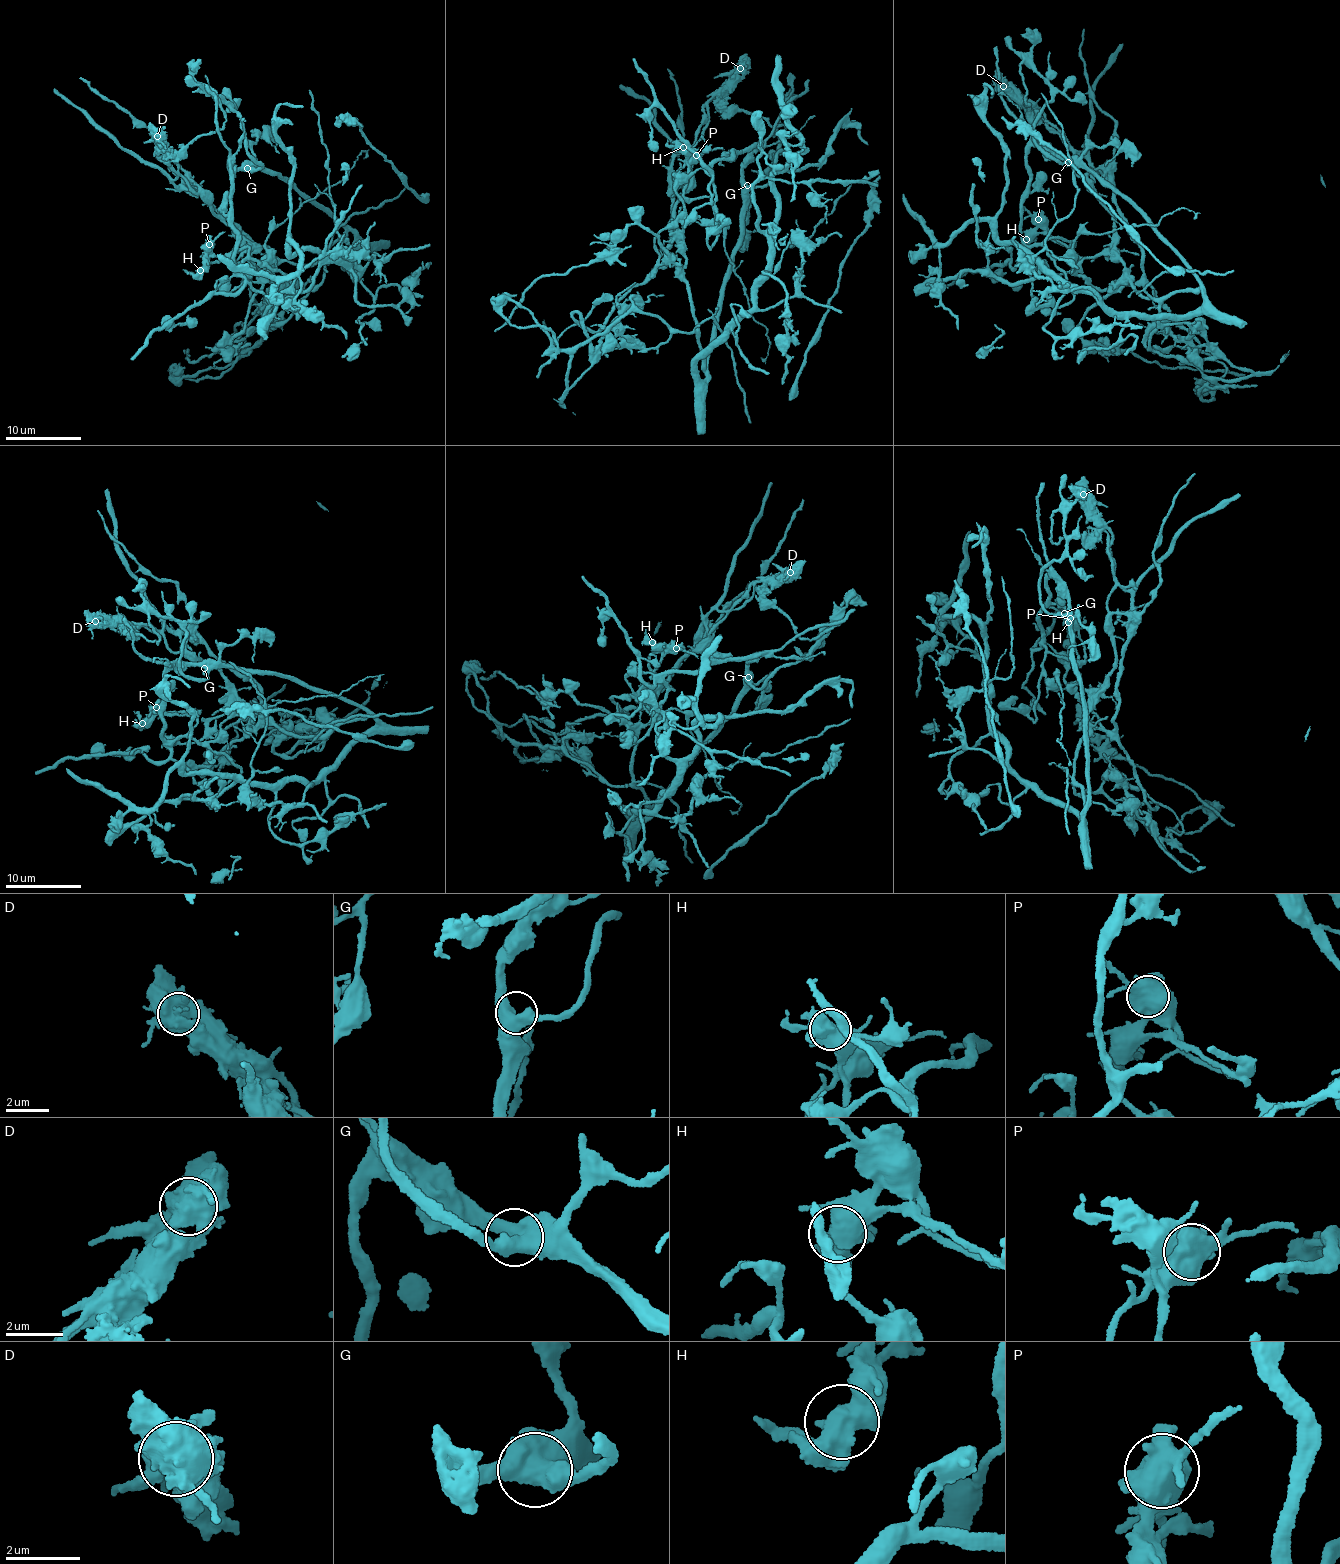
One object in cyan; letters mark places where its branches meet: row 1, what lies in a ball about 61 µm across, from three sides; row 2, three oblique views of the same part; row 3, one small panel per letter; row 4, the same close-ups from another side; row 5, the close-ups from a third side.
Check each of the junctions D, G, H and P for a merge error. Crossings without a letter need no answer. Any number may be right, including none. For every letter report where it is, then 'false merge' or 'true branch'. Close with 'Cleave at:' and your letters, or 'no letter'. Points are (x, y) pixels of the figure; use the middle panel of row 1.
D: at (740, 68); true branch
G: at (747, 185); true branch
H: at (683, 147); true branch
P: at (696, 155); false merge
Cleave at: P

